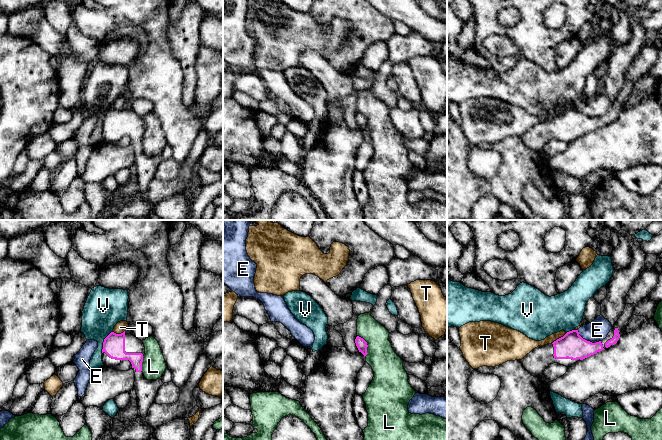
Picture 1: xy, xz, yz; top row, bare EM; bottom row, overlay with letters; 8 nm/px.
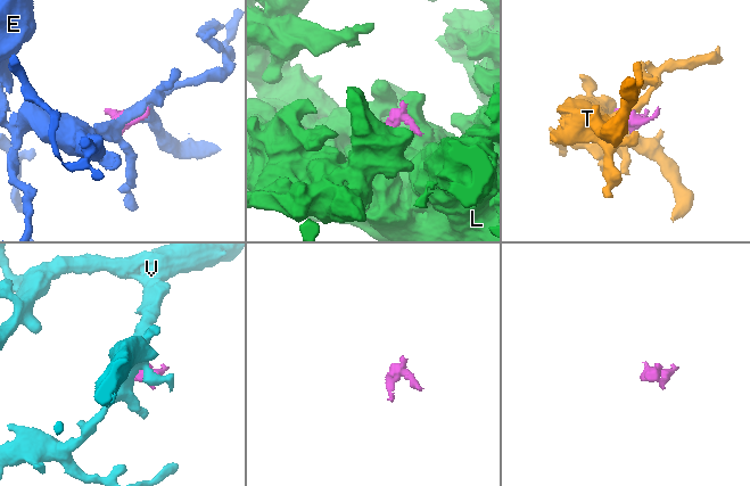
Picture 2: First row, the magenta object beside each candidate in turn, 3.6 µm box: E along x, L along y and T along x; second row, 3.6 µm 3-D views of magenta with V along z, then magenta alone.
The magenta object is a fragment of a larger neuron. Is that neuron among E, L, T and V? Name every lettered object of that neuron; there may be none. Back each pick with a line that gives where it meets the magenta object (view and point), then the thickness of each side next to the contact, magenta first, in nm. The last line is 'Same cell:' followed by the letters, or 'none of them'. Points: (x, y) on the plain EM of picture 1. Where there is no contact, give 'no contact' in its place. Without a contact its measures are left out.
Same cell: none of them

